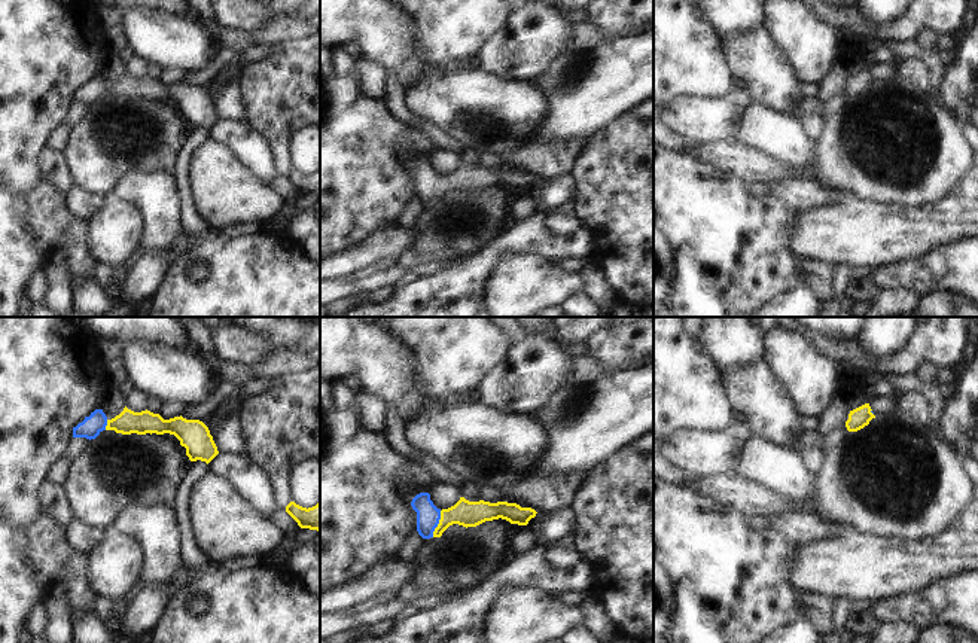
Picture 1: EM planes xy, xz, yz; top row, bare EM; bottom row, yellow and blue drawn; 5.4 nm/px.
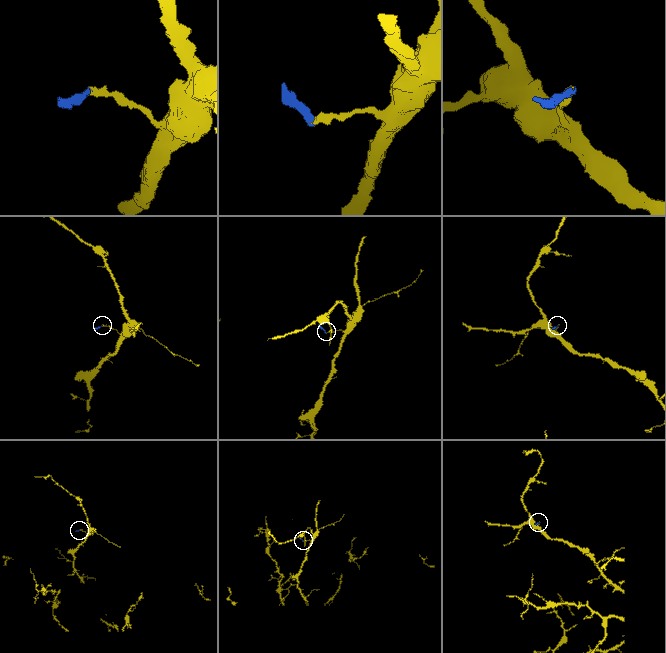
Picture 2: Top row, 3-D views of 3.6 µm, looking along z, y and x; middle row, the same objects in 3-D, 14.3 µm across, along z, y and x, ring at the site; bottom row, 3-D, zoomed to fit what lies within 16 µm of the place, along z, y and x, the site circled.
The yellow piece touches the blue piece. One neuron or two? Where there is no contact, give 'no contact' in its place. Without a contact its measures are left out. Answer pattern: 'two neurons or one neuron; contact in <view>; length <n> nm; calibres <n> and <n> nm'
one neuron; contact in xz; length 150 nm; calibres 140 and 130 nm

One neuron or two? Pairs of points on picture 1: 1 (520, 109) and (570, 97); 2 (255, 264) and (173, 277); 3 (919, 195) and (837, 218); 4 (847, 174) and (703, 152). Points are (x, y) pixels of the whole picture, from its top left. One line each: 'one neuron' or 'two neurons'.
1: two neurons
2: one neuron
3: two neurons
4: one neuron

